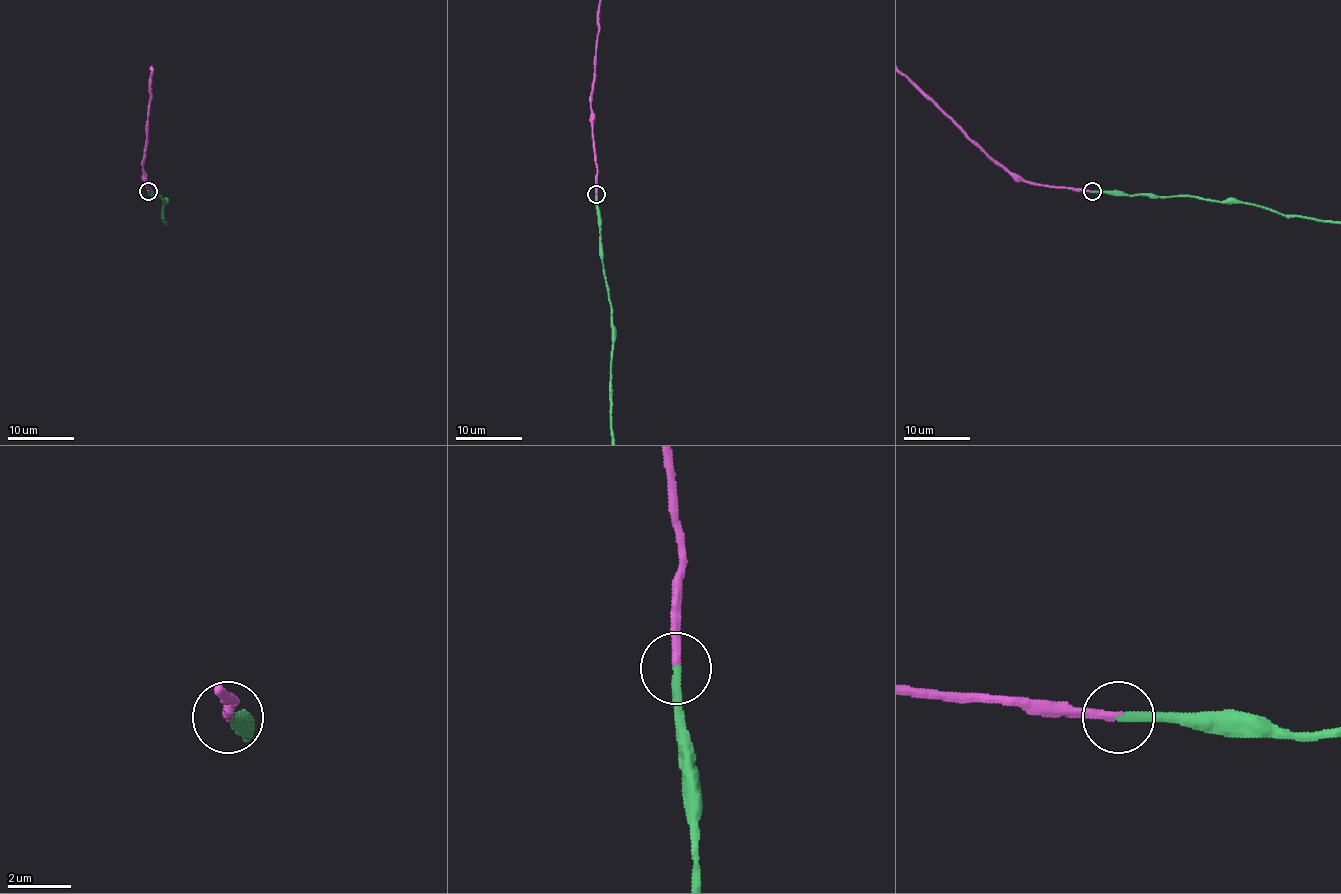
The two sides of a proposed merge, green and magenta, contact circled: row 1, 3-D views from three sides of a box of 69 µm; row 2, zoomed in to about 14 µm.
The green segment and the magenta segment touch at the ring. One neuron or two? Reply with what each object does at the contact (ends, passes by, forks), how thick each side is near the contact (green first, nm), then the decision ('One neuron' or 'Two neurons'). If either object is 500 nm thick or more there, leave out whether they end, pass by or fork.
At the ring green ends. At the ring magenta ends. Thickness 280 nm (green) against 280 nm. One neuron

